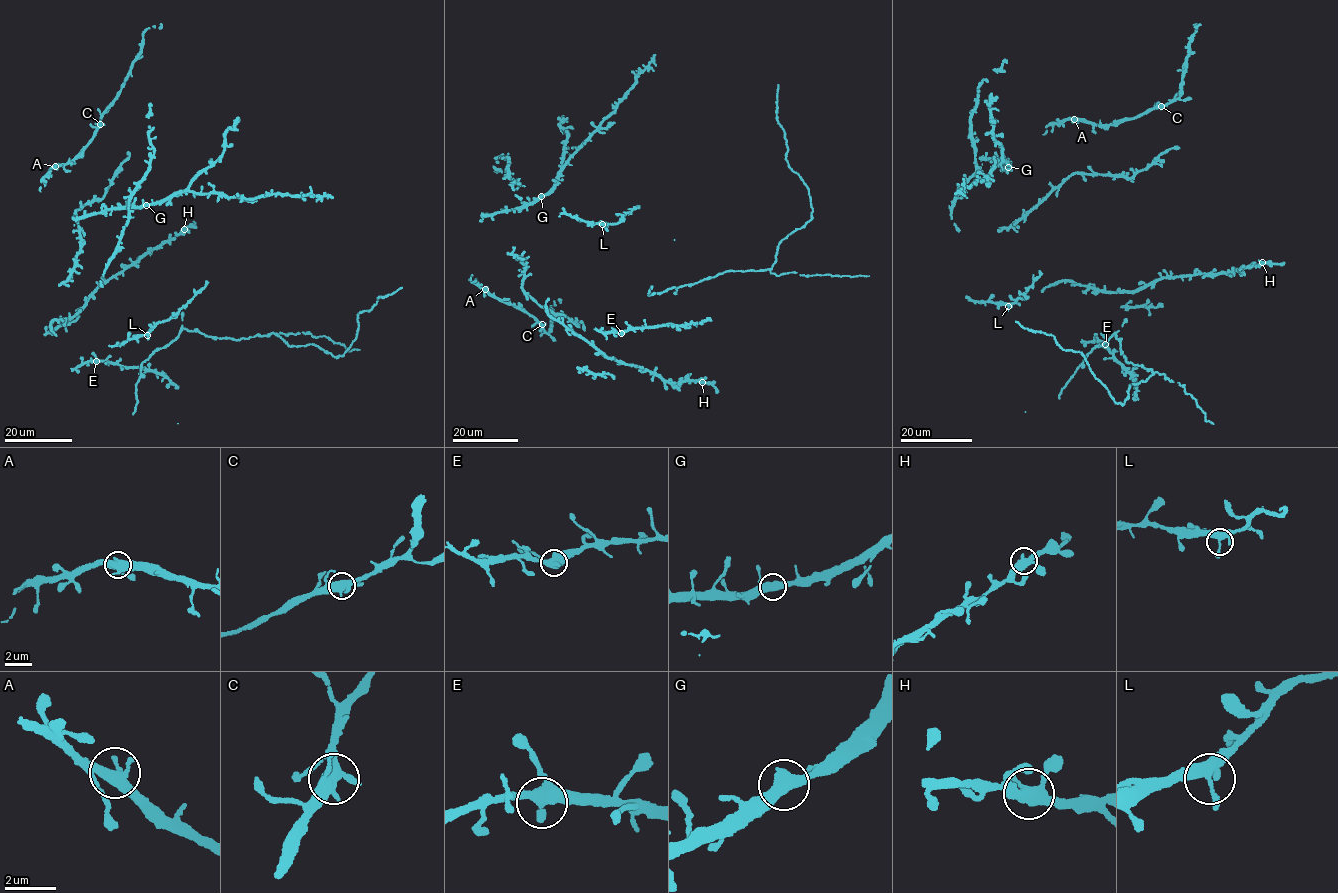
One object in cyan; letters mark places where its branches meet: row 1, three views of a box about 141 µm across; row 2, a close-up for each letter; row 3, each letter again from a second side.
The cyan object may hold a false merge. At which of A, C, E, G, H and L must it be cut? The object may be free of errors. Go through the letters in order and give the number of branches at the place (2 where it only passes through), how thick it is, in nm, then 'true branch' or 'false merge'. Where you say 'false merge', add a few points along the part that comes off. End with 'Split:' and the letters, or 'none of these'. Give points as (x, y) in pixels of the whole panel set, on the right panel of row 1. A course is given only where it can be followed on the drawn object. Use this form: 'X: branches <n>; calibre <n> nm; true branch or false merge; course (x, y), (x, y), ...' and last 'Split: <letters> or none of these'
A: branches 3; calibre 420 nm; true branch
C: branches 3; calibre 440 nm; true branch
E: branches 3; calibre 440 nm; true branch
G: branches 3; calibre 440 nm; true branch
H: branches 3; calibre 420 nm; true branch
L: branches 3; calibre 360 nm; true branch
Split: none of these

